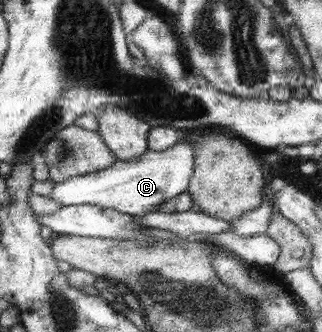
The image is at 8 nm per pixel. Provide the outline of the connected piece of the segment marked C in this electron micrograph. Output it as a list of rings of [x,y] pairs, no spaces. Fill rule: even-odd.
[[[186,139],[178,146],[164,151],[144,152],[142,156],[128,161],[116,160],[114,165],[78,177],[71,177],[62,183],[53,184],[51,197],[64,206],[97,205],[104,209],[115,209],[120,213],[144,215],[158,212],[165,201],[175,199],[184,193],[194,173],[195,153]]]

